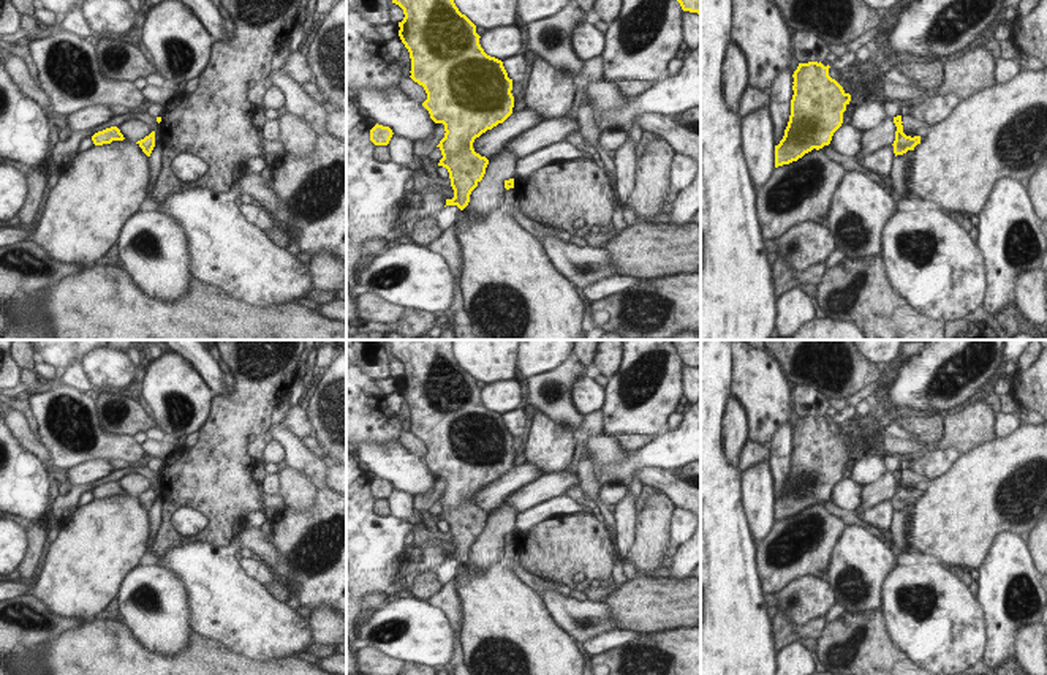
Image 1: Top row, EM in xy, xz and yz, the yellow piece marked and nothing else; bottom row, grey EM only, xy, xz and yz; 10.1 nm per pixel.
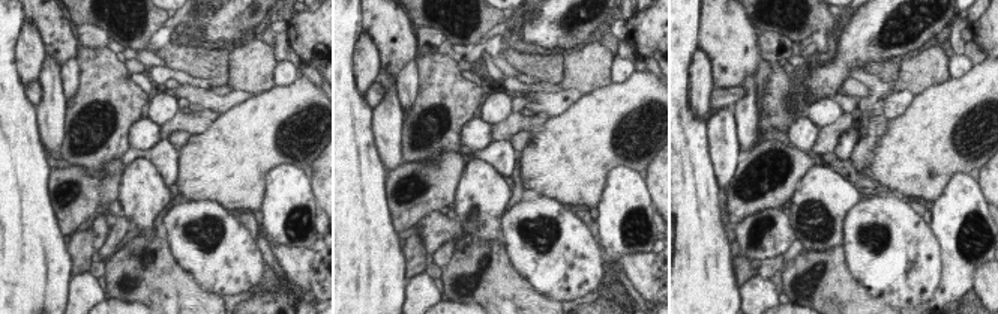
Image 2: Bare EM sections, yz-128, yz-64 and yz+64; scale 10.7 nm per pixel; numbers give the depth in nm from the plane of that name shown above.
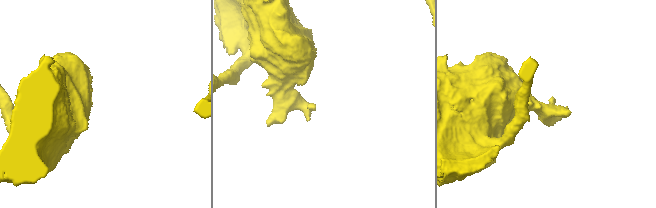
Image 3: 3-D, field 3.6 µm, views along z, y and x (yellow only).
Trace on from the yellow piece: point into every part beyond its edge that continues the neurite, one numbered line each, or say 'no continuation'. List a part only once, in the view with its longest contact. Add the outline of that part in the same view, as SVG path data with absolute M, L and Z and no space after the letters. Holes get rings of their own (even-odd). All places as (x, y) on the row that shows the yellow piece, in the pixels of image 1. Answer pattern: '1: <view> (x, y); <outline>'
no continuation

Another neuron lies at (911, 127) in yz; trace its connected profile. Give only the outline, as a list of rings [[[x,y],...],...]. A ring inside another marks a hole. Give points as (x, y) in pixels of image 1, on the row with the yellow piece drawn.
[[[905,115],[901,117],[901,125],[903,125],[903,133],[906,136],[919,136],[920,142],[925,139],[927,136],[927,130],[930,128],[930,125],[925,120],[917,120],[914,115]]]

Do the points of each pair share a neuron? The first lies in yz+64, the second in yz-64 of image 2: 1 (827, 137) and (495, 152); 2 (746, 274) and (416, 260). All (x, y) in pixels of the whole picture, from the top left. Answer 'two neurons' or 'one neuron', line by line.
1: two neurons
2: one neuron

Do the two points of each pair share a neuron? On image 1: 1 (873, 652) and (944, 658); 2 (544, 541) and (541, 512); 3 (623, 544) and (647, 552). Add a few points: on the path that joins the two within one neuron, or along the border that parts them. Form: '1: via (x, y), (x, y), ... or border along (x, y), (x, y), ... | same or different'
1: border along (886, 623), (889, 639), (910, 658) | different
2: border along (579, 512), (544, 519), (514, 535) | different
3: border along (638, 512), (636, 541), (623, 558) | different

